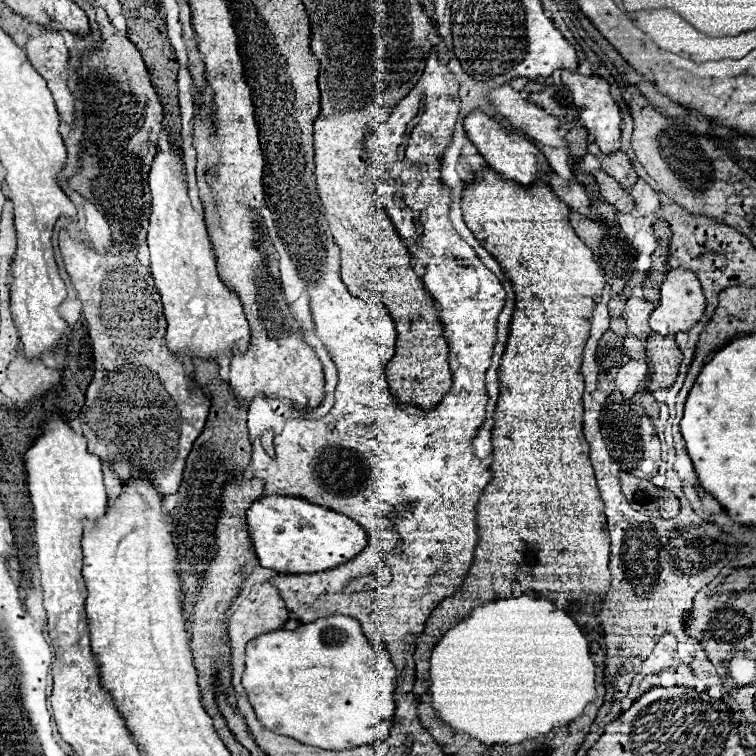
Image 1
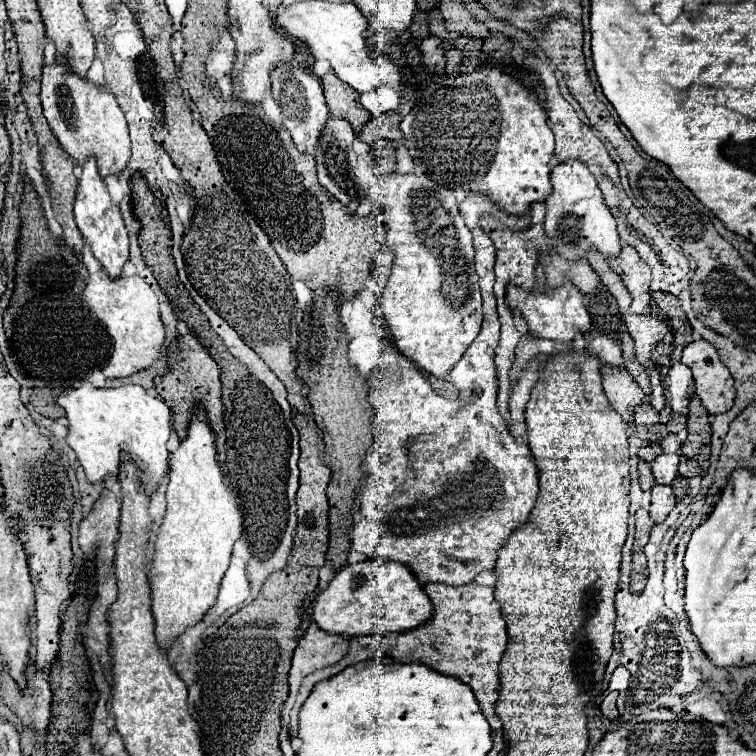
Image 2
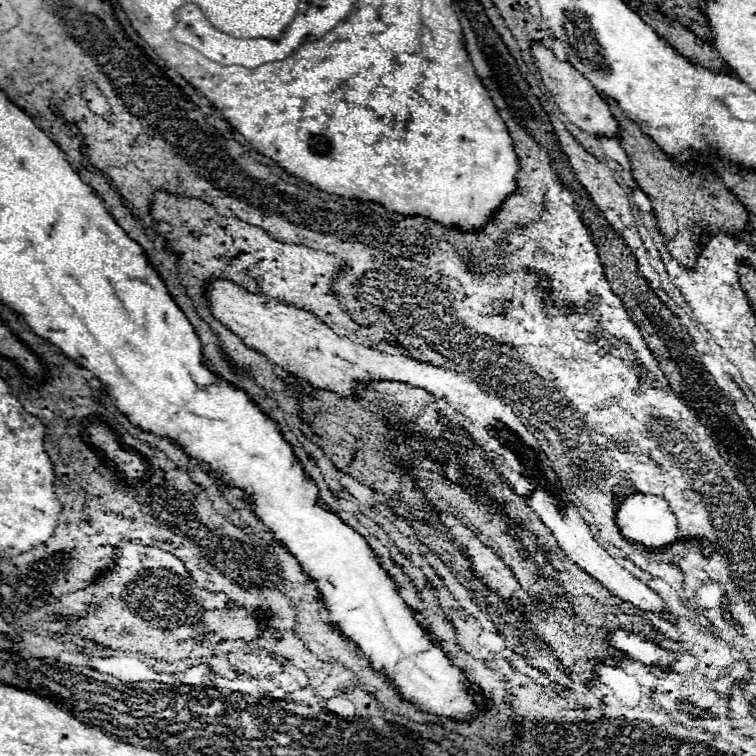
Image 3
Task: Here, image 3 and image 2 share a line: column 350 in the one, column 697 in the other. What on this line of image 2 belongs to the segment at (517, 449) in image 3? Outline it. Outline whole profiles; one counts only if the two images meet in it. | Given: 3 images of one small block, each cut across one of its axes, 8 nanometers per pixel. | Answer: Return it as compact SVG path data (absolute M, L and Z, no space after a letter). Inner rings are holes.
M696 340L688 344L682 352L682 362L694 374L696 396L702 400L710 414L728 412L736 398L734 380L728 368L720 362L718 352L706 340Z

